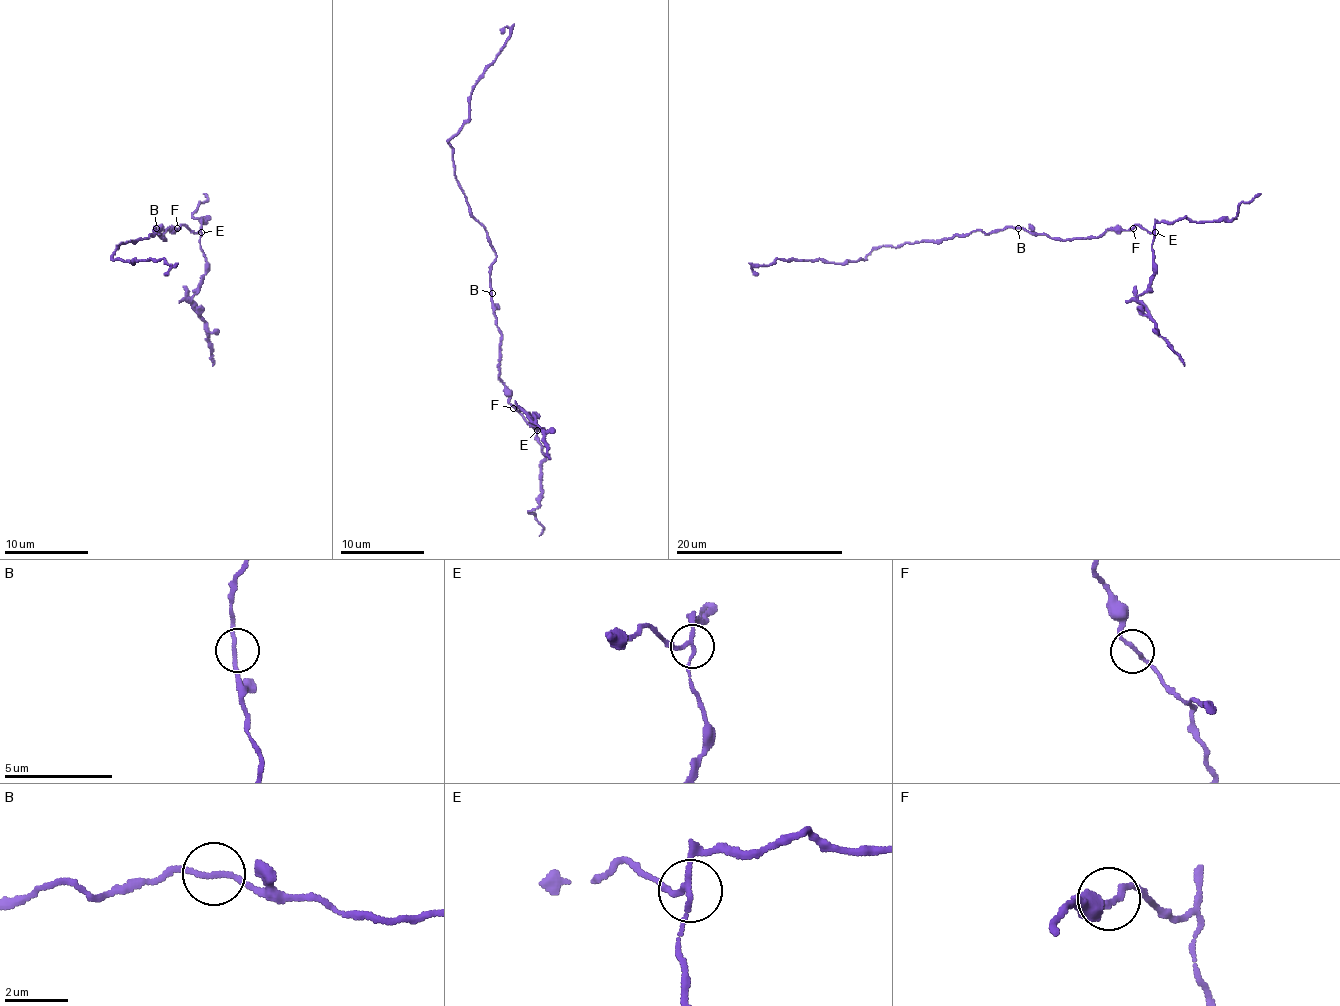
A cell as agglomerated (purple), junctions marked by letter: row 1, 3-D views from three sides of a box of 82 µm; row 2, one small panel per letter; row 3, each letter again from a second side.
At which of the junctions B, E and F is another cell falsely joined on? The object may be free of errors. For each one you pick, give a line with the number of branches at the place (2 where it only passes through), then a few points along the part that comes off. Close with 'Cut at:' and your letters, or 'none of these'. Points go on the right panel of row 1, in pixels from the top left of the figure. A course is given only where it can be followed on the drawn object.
E: 3 branches meet; foreign part runs (1154, 232), (1154, 278), (1137, 301), (1154, 322), (1156, 332), (1183, 366)
Cut at: E

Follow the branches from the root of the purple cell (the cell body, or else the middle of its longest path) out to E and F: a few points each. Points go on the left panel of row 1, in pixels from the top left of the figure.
E: (154, 228), (165, 240), (162, 236), (169, 230), (179, 230), (183, 225), (200, 232)
F: (154, 228), (165, 240), (162, 236), (177, 228)

